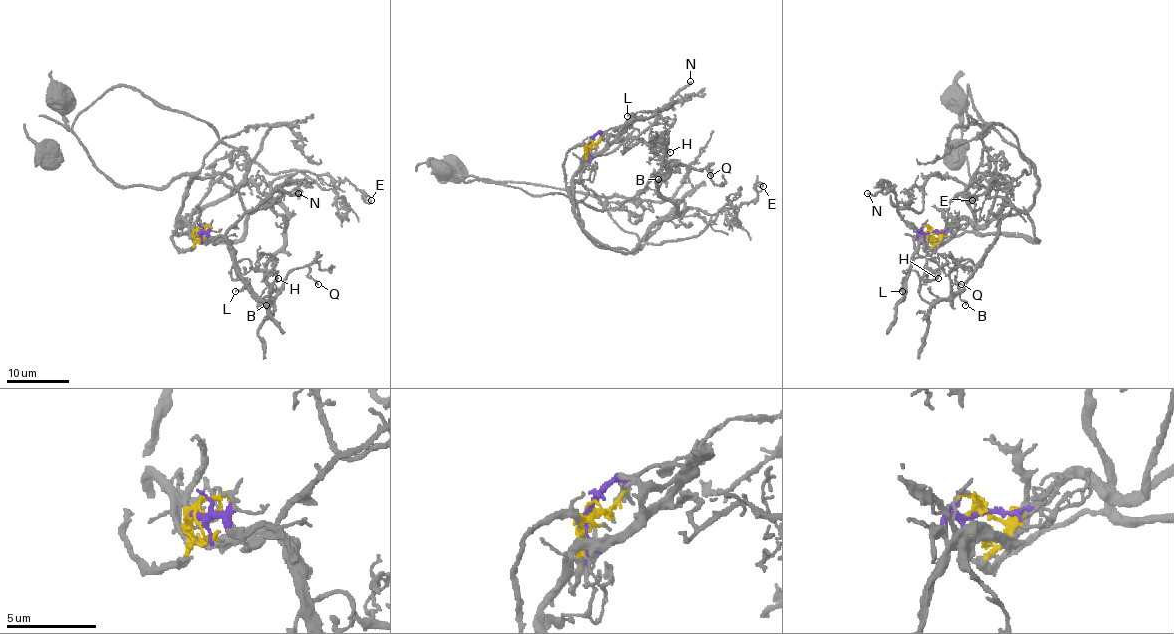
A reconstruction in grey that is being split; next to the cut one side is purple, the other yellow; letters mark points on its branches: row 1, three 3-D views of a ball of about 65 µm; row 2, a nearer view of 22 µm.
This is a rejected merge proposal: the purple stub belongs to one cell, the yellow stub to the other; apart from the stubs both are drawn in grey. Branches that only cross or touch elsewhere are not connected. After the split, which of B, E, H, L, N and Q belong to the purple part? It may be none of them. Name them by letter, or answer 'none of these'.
H, L, N

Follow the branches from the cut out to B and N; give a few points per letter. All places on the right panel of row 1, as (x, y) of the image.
B: (929, 231), (932, 250), (966, 231), (1038, 241), (1031, 220), (1007, 202), (993, 247), (951, 290), (965, 304)
N: (929, 231), (915, 237), (918, 233), (898, 214), (898, 203), (890, 191), (881, 189), (875, 196), (867, 192)

